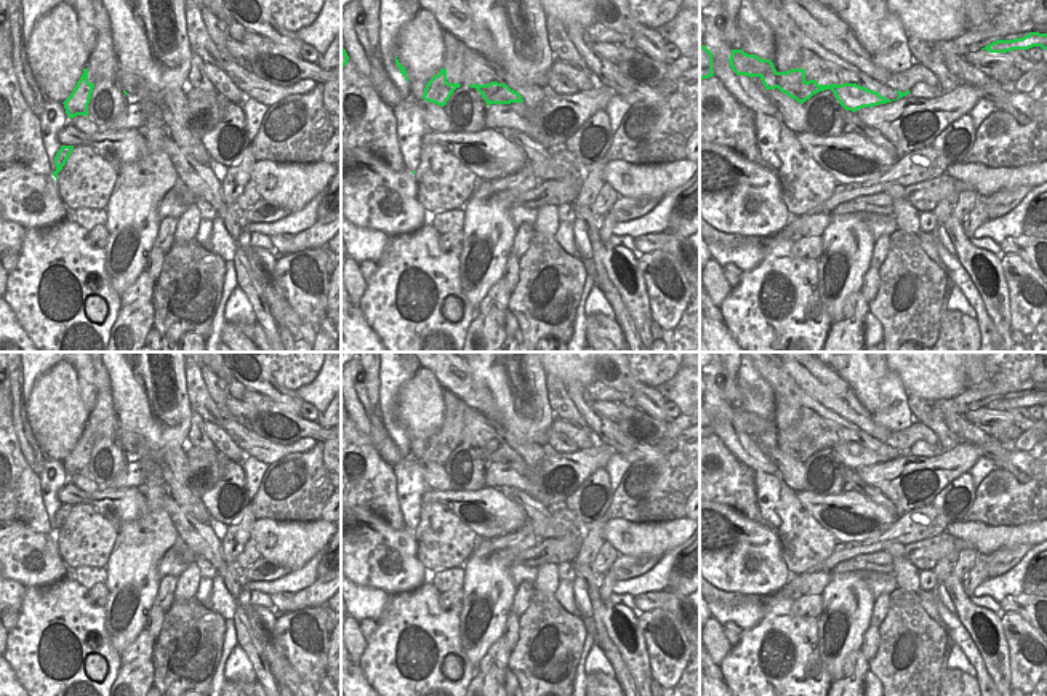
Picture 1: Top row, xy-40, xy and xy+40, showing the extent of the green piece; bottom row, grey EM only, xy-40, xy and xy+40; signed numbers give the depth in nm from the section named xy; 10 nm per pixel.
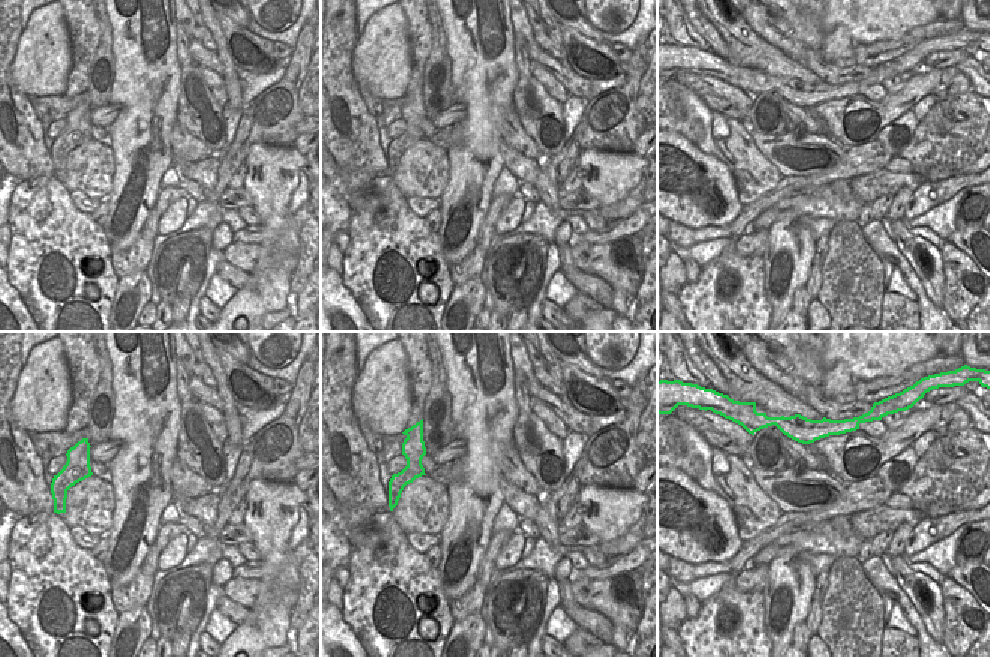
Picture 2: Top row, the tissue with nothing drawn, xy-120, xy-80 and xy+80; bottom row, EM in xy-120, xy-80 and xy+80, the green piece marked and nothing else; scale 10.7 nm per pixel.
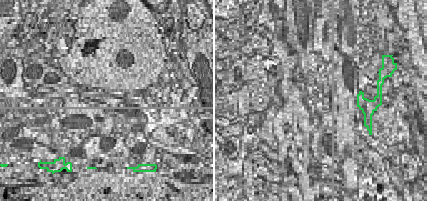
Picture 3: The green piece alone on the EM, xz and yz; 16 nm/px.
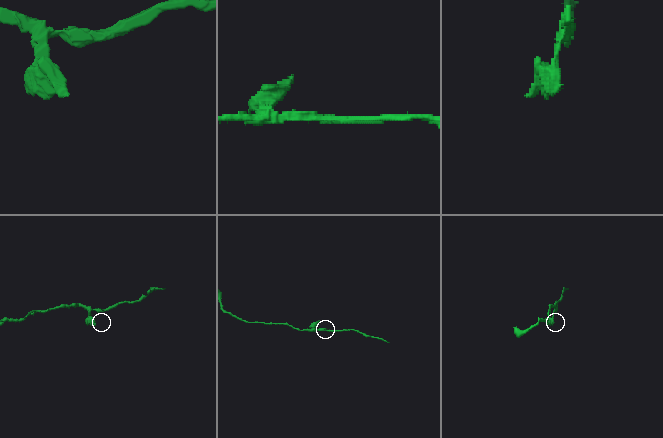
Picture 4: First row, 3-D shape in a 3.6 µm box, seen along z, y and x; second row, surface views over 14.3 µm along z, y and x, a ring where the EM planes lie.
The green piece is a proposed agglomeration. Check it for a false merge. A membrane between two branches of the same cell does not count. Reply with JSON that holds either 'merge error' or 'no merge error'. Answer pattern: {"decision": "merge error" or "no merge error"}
{"decision": "merge error"}

